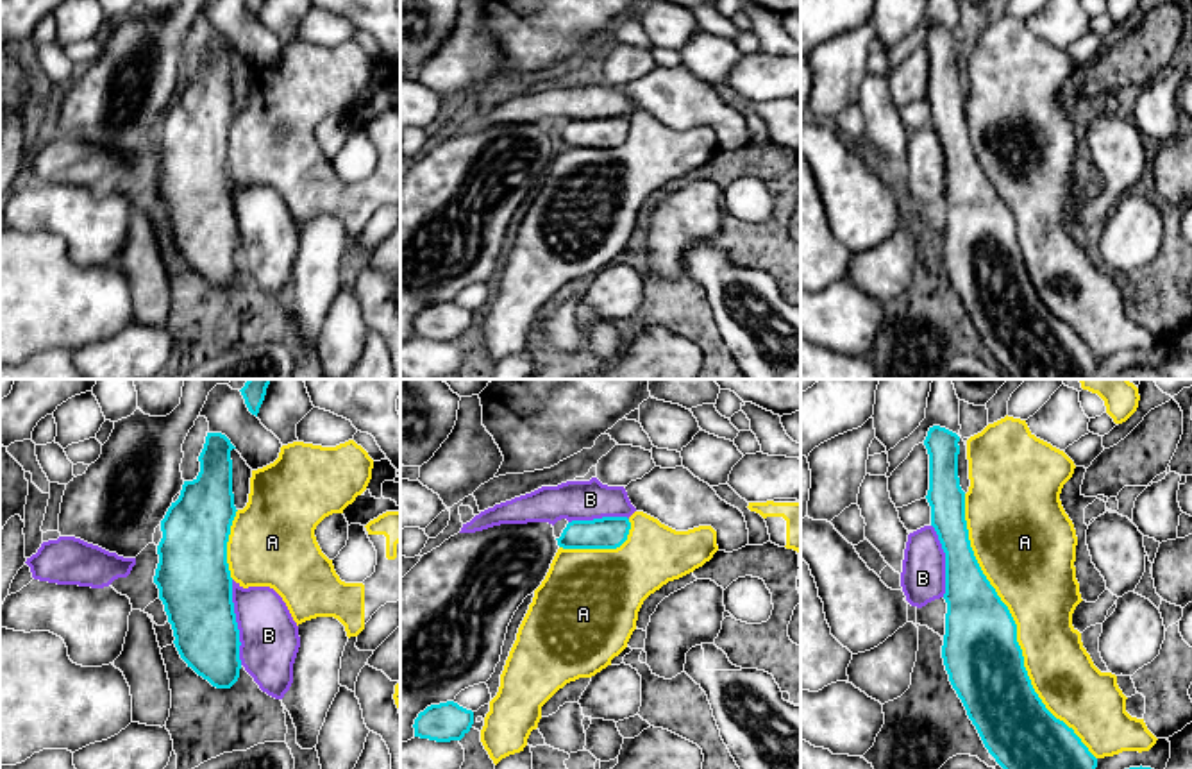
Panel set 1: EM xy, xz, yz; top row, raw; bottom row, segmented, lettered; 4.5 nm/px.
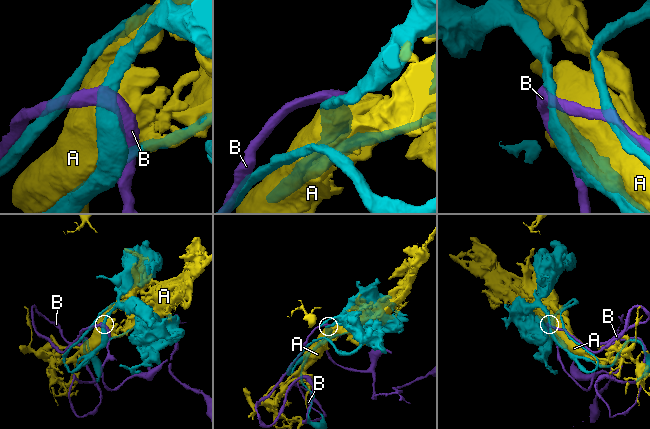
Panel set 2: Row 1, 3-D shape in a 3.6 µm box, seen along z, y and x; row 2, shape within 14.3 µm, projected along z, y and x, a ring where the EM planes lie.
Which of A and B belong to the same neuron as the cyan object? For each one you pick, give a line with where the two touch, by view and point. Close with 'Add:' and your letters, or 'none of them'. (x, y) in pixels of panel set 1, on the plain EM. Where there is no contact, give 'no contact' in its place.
B: xy (236, 222)
Add: B

